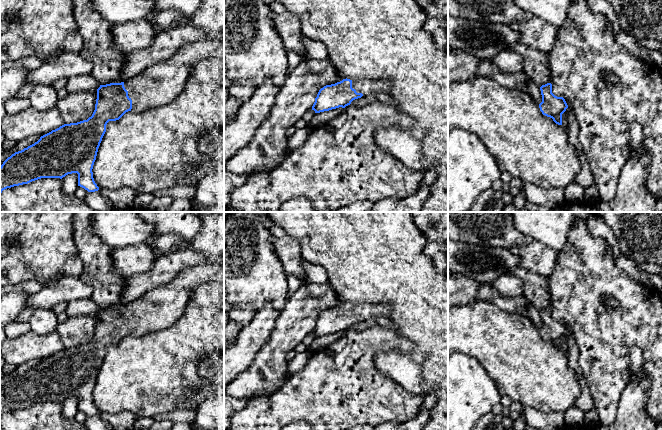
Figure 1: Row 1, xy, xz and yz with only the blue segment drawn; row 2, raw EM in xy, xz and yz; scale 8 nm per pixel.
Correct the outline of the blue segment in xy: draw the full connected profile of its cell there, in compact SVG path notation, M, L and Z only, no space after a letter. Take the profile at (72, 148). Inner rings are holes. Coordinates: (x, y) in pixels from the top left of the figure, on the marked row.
M206 39L186 44L169 59L149 67L130 80L100 85L91 117L52 130L3 162L0 166L0 194L7 188L28 184L41 178L62 179L72 173L78 174L78 186L88 192L98 191L92 169L107 123L119 120L128 111L140 113L169 104L182 92L195 65L201 60L212 58L224 59L224 40L216 42Z

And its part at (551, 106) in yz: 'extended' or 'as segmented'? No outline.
as segmented

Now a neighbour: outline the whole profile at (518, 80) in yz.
M485 59L477 68L477 76L490 78L505 88L524 91L538 104L542 102L540 87L522 70L514 73L502 72L492 60Z

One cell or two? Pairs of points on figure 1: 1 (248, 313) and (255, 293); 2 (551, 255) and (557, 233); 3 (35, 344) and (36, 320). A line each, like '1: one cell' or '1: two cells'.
1: two cells
2: two cells
3: two cells

